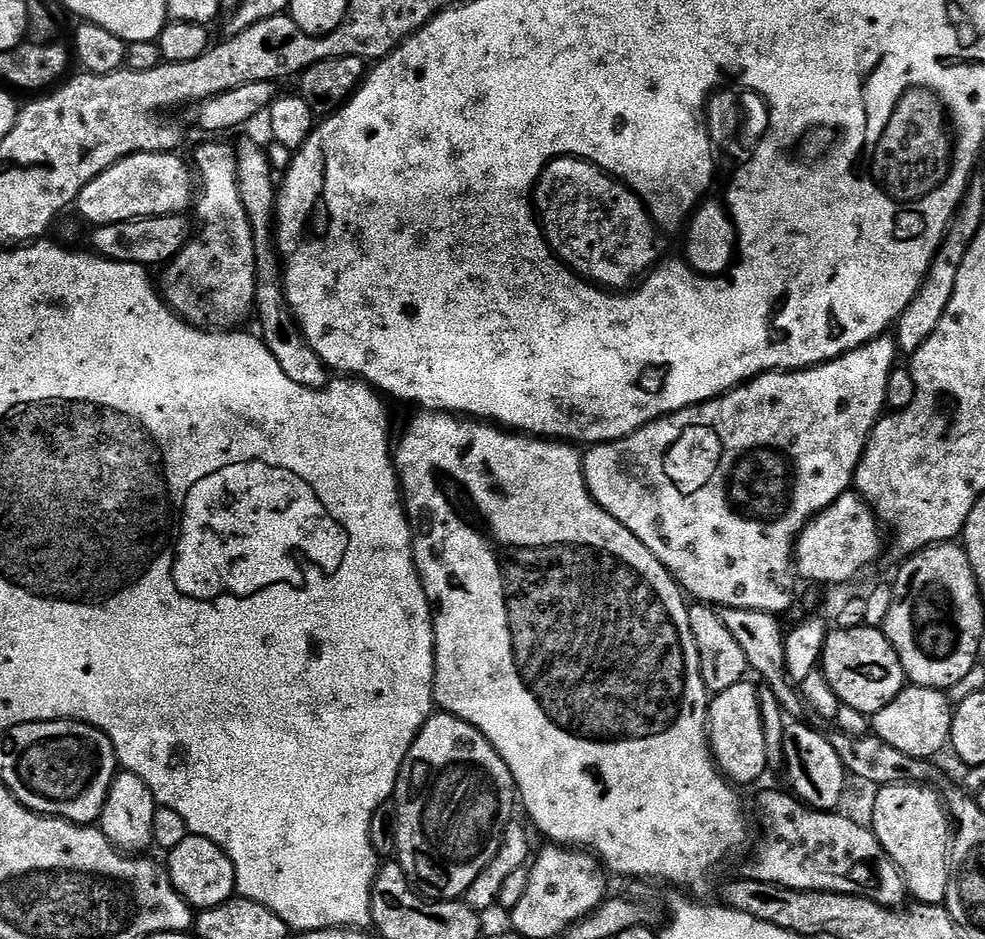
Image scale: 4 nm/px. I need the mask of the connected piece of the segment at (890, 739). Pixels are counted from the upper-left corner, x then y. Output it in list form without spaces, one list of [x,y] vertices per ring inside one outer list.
[[[905,686],[902,691],[894,698],[894,702],[890,702],[888,706],[882,706],[882,710],[878,710],[870,718],[871,731],[886,746],[894,746],[894,750],[902,750],[902,754],[910,754],[910,758],[915,760],[931,761],[932,756],[939,754],[943,748],[949,747],[952,739],[952,713],[953,705],[948,705],[948,700],[944,696],[945,693],[939,688],[922,688],[919,686]]]

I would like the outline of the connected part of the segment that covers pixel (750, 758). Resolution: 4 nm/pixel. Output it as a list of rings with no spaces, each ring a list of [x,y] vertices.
[[[745,682],[738,686],[730,686],[730,690],[722,690],[711,697],[708,705],[708,744],[712,748],[712,757],[716,766],[737,786],[752,784],[763,772],[769,771],[766,758],[766,734],[762,730],[762,710],[758,706],[757,685]]]

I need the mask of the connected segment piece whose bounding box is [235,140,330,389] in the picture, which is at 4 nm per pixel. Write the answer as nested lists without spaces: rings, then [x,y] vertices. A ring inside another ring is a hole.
[[[252,140],[237,143],[238,188],[242,204],[250,218],[255,246],[255,315],[260,320],[260,337],[278,361],[278,366],[293,381],[308,389],[322,389],[330,382],[330,370],[325,366],[317,352],[309,346],[304,333],[299,328],[295,316],[285,298],[283,265],[275,246],[275,214],[278,190],[274,173],[269,166],[265,149]],[[274,179],[274,180],[272,180]]]

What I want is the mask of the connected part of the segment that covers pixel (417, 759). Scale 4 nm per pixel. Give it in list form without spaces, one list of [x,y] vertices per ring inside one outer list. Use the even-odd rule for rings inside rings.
[[[436,710],[433,711],[428,721],[417,732],[414,742],[402,762],[402,770],[396,779],[394,803],[396,805],[396,817],[398,818],[396,856],[398,857],[398,862],[403,866],[404,873],[408,876],[409,881],[427,899],[458,900],[463,897],[466,890],[470,890],[470,882],[474,882],[474,878],[478,878],[478,874],[482,874],[482,870],[486,870],[486,862],[490,862],[490,858],[494,858],[494,854],[502,842],[502,834],[506,830],[510,817],[513,815],[512,807],[517,807],[518,793],[516,783],[506,766],[506,762],[502,762],[502,758],[496,753],[494,746],[490,746],[490,742],[486,742],[486,738],[478,730],[474,730],[474,726],[470,726],[470,722],[462,722],[462,718],[452,716],[443,710]]]

